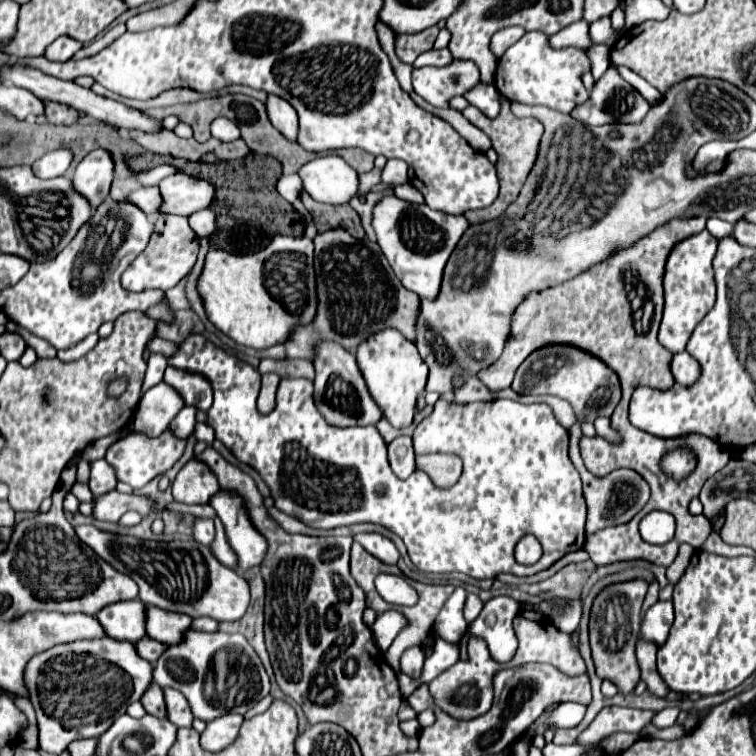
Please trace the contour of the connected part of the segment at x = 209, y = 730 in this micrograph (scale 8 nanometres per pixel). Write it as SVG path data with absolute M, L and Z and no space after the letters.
M227 713L225 717L213 719L211 723L207 723L205 731L201 733L199 739L201 747L211 753L225 749L237 737L241 723L243 723L243 715L235 715L235 713Z

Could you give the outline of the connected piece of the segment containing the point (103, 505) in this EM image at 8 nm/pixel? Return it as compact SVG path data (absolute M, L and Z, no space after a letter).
M109 491L101 497L95 497L93 501L95 501L93 517L99 521L111 521L111 523L117 523L121 515L131 509L139 511L143 517L153 509L153 503L147 497L139 497L135 493L125 495L119 491Z

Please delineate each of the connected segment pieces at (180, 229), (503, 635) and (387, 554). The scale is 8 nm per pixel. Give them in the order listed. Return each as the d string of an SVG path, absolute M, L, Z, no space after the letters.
M159 215L155 221L155 229L153 235L149 239L149 245L137 255L137 259L129 265L129 269L125 269L123 277L121 277L121 285L123 289L129 291L145 291L145 289L161 289L167 291L171 287L175 287L195 265L197 259L197 251L199 251L199 239L197 235L191 231L189 223L185 217L179 215Z
M493 597L483 605L479 617L469 623L469 635L487 641L495 661L507 663L517 651L517 637L513 633L513 617L519 613L521 603L511 597Z
M357 533L357 535L353 535L353 539L357 543L361 543L371 555L381 559L383 563L395 565L399 559L399 551L397 551L395 543L379 533Z

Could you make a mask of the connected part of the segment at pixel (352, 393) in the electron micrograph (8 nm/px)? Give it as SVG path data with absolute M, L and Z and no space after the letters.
M321 341L317 345L317 357L313 357L315 365L315 405L319 413L325 417L327 423L339 425L339 427L365 427L365 425L377 425L377 421L383 417L381 409L373 401L365 379L357 367L355 355L347 349L341 349L341 345L335 345L335 341Z

